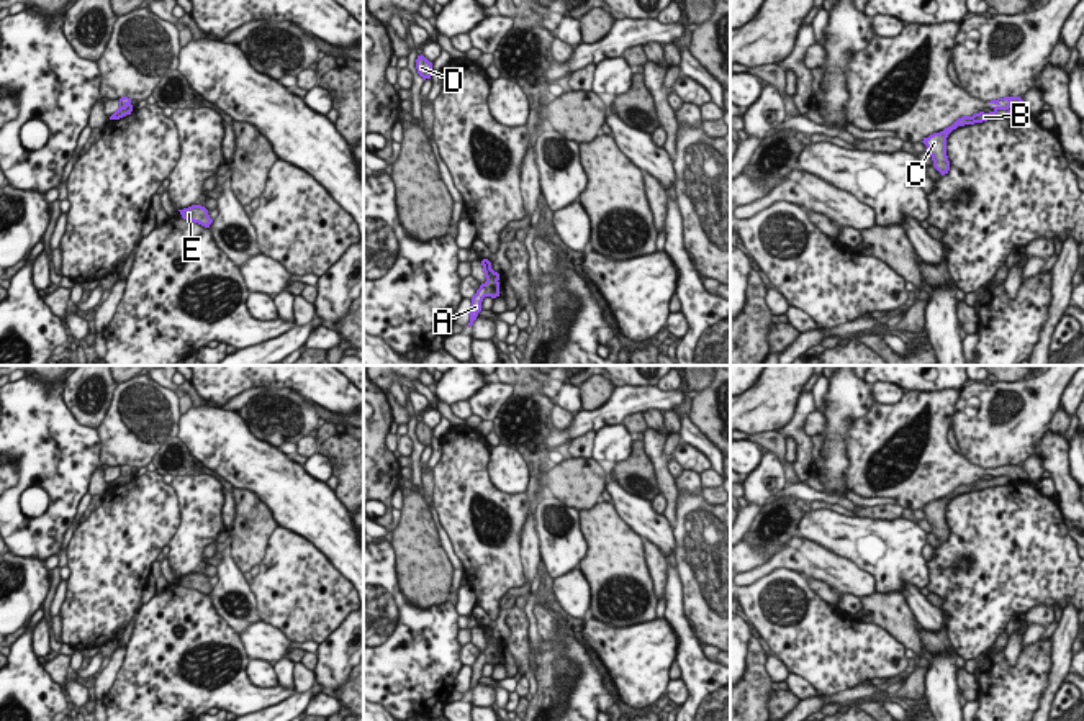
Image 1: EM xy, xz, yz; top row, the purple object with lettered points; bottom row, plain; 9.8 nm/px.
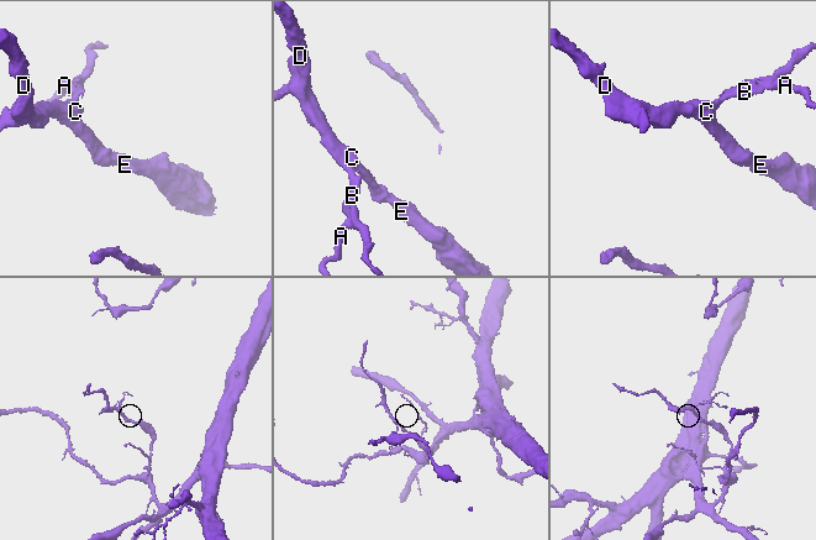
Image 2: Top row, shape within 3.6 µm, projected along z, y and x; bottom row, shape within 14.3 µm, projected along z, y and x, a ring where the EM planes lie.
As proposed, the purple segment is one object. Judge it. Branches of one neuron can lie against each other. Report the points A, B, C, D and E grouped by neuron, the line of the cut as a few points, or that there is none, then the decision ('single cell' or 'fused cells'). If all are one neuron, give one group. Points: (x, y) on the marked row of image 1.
groups A / B C D E; cut yz (994, 108), (1009, 108), (1012, 112); fused cells

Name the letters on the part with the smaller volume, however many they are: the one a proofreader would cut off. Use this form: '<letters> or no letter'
A

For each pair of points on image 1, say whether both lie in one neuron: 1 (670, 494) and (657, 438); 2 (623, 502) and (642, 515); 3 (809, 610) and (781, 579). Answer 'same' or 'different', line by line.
1: same
2: same
3: same

